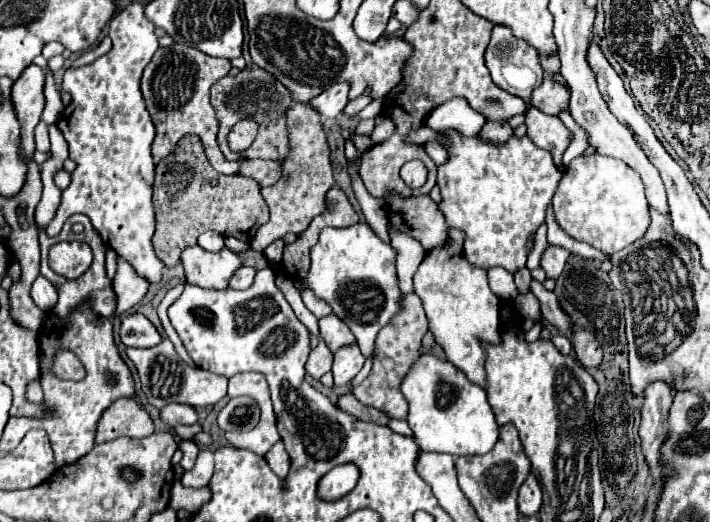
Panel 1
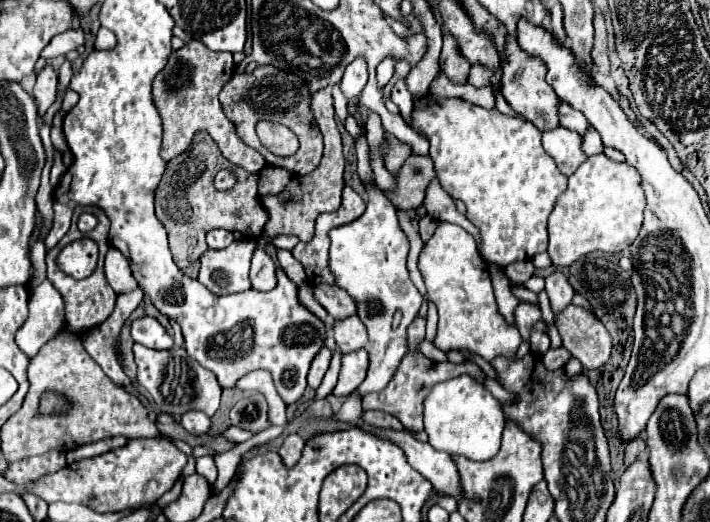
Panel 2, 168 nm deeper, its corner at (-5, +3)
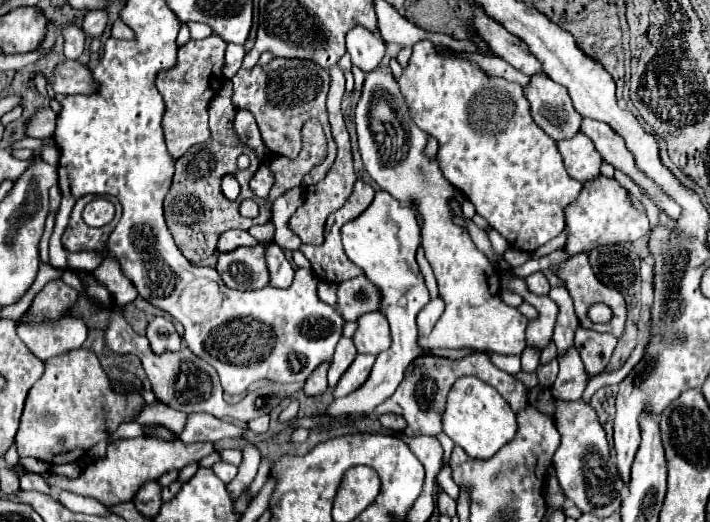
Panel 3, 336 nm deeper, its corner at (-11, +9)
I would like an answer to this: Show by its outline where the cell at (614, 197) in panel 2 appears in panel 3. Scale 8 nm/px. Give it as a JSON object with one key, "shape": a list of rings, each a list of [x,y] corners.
{"shape":[[[599,177],[597,183],[583,185],[579,199],[567,207],[565,221],[569,227],[569,237],[567,237],[565,247],[547,257],[533,259],[533,261],[523,263],[521,267],[511,269],[511,275],[525,279],[527,275],[531,275],[535,271],[547,269],[547,265],[551,265],[551,261],[559,261],[559,257],[563,257],[563,253],[583,253],[583,251],[595,249],[597,245],[607,245],[607,243],[633,243],[639,237],[643,237],[645,233],[649,233],[649,229],[651,229],[647,215],[639,213],[627,199],[627,189],[623,189],[615,179],[607,179],[607,177]]]}

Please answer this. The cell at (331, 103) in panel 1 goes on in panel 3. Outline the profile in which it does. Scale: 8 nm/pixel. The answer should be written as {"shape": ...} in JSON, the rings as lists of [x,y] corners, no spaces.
{"shape":[[[357,25],[351,29],[351,33],[347,33],[345,39],[347,53],[351,55],[351,61],[357,67],[361,67],[365,73],[379,67],[379,61],[385,55],[385,41],[377,33]]]}

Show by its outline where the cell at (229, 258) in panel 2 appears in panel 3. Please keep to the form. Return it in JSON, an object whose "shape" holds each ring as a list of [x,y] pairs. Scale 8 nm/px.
{"shape":[[[263,245],[239,247],[231,253],[221,253],[217,271],[223,283],[237,291],[253,291],[269,285],[269,269]]]}

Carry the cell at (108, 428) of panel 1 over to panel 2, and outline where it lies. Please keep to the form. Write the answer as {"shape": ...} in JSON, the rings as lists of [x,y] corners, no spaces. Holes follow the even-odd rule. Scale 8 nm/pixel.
{"shape":[[[61,331],[49,343],[45,343],[39,353],[29,363],[29,391],[25,395],[23,407],[1,427],[1,453],[9,463],[29,457],[41,455],[51,449],[69,451],[79,447],[81,443],[95,443],[105,437],[123,435],[131,437],[157,437],[159,429],[149,419],[143,403],[127,393],[123,387],[115,385],[103,369],[95,363],[95,359],[85,351],[79,335],[71,331]],[[41,391],[61,391],[71,399],[77,399],[77,407],[73,407],[73,415],[69,419],[37,419],[37,403]]]}

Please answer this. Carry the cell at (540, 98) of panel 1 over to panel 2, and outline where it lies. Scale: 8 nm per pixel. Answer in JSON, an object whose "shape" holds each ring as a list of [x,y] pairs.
{"shape":[[[559,101],[559,123],[563,125],[563,127],[567,127],[567,129],[571,129],[571,131],[577,131],[577,133],[585,133],[585,129],[587,129],[587,119],[585,119],[585,115],[581,113],[581,111],[577,111],[577,109],[573,109],[569,103],[565,103],[565,101]]]}

